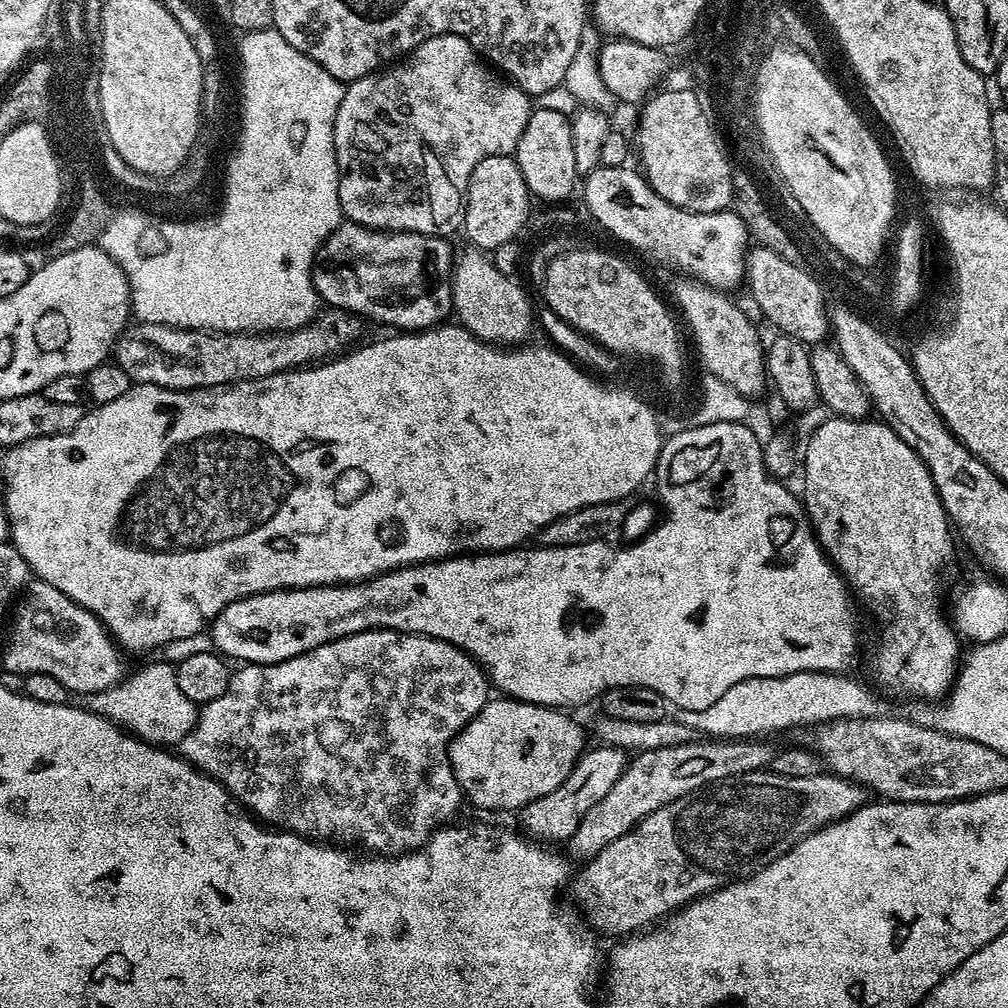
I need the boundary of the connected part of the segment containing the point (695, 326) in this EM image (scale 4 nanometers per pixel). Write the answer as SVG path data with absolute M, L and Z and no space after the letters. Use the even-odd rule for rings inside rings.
M680 278L676 284L676 304L684 311L684 320L692 331L696 352L704 363L703 371L717 376L738 394L754 398L766 388L764 367L765 345L760 344L757 325L752 324L736 305L731 295L712 288L695 278Z

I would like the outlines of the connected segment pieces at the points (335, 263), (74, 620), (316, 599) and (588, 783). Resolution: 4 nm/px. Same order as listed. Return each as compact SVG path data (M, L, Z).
M342 222L317 252L312 281L325 305L355 313L368 322L389 324L392 330L416 334L419 328L447 321L453 311L454 251L448 243L442 236L376 232L361 224Z
M39 578L27 585L23 596L4 648L3 671L19 673L21 677L31 672L50 674L72 694L106 690L125 678L121 649L95 614Z
M730 421L718 422L712 425L689 426L685 432L674 434L667 437L660 445L660 461L656 463L654 473L654 484L656 480L656 492L660 495L659 503L662 505L662 519L645 533L640 540L635 543L625 543L624 548L611 548L611 543L599 540L598 542L586 542L582 546L554 546L553 548L542 548L539 546L517 546L508 549L507 552L482 552L479 554L465 554L463 556L450 556L446 560L429 560L426 564L410 564L406 568L395 568L392 572L384 572L381 576L375 576L373 580L361 582L359 584L325 584L323 588L280 588L276 592L259 592L253 596L247 596L241 600L235 600L225 606L225 608L216 615L216 619L210 625L210 635L215 651L231 658L233 661L247 662L249 664L277 664L283 660L294 658L303 652L314 650L318 646L327 644L330 640L337 640L343 636L353 636L355 632L369 632L372 628L393 628L396 632L413 632L419 636L433 636L439 640L450 642L458 646L462 651L468 653L477 664L483 666L487 673L488 679L493 685L496 684L501 688L505 697L514 700L525 700L527 704L543 704L545 708L554 708L557 710L567 709L567 704L588 704L604 695L606 690L617 688L618 686L642 686L650 690L658 690L664 699L668 701L673 709L679 710L685 708L691 712L706 710L706 706L711 706L713 702L718 702L730 686L734 686L743 680L750 678L778 678L786 674L798 674L799 672L838 672L841 674L849 671L848 667L852 664L852 659L856 656L856 620L852 617L852 604L848 601L850 589L844 582L843 576L836 571L832 561L820 551L820 543L816 541L816 533L812 531L812 525L804 511L804 505L801 497L796 496L787 487L787 483L778 481L769 476L768 471L764 468L764 454L762 451L761 441L756 441L756 436L747 428L748 424L732 423Z
M589 747L581 755L574 770L566 778L566 782L562 782L562 786L558 786L558 790L550 790L550 794L542 794L542 798L530 802L528 807L519 813L520 820L524 823L523 831L529 837L540 842L552 842L548 840L567 842L574 834L574 830L578 830L586 810L590 810L590 806L594 806L598 802L602 802L602 798L606 798L610 786L614 786L614 782L618 782L618 778L624 773L626 767L625 753L618 748L595 747Z

